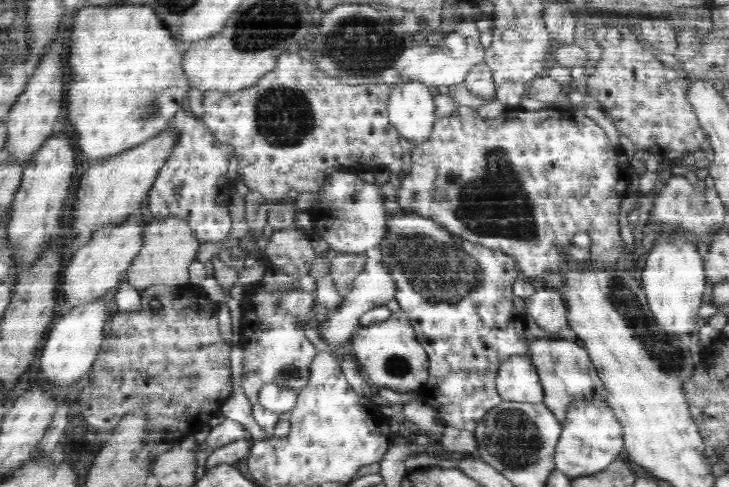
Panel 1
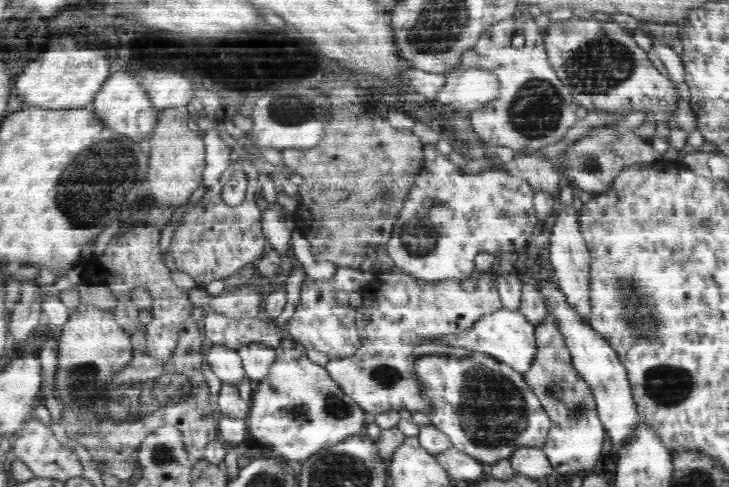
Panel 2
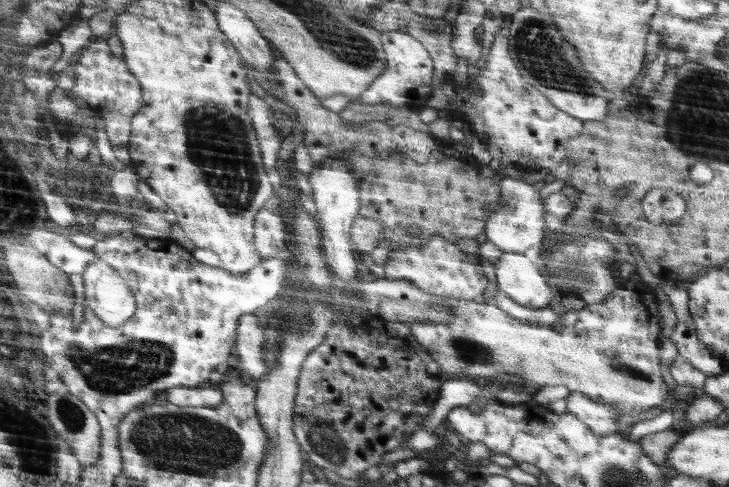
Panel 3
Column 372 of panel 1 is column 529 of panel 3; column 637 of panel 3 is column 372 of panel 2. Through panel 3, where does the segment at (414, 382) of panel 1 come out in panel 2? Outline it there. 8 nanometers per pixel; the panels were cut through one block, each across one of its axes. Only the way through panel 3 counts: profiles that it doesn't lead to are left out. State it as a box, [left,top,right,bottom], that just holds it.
[324,267,502,415]

